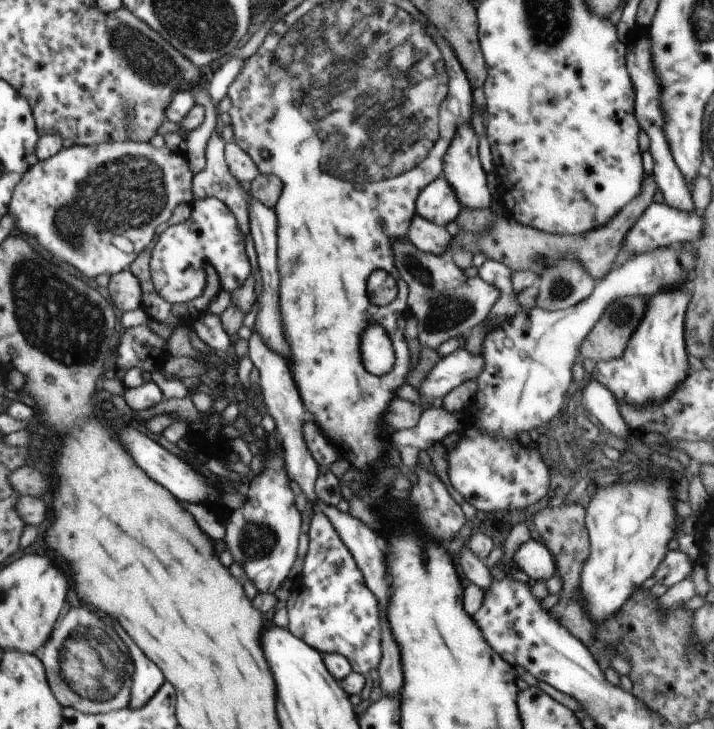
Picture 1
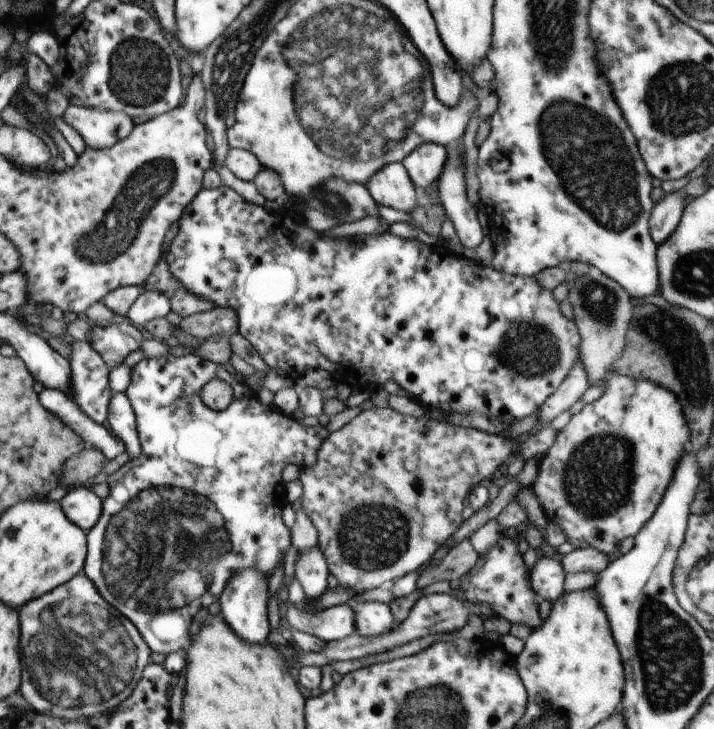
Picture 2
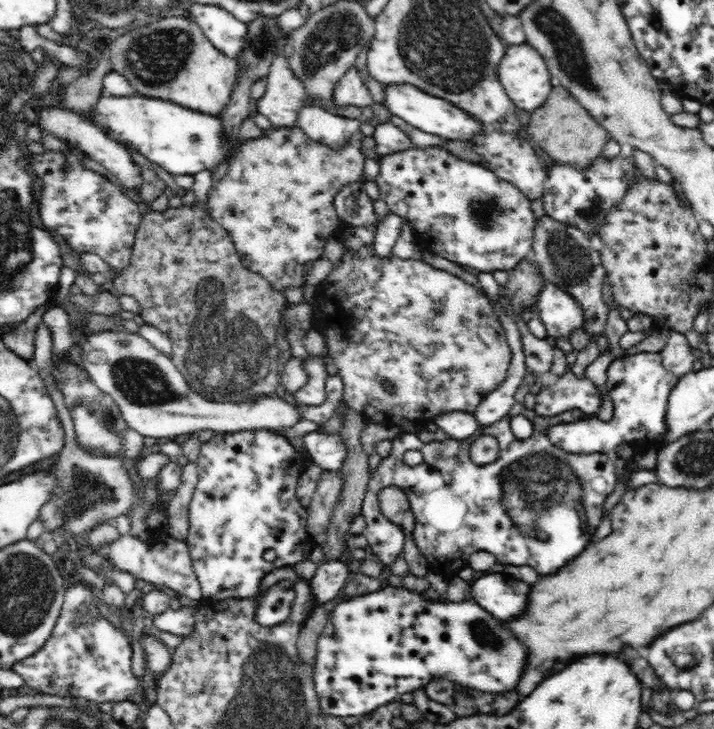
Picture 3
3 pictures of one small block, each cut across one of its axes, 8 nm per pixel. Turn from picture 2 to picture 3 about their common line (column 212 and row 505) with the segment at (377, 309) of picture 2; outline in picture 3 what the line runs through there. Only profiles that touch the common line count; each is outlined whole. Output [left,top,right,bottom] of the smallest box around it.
[184,429,310,626]

